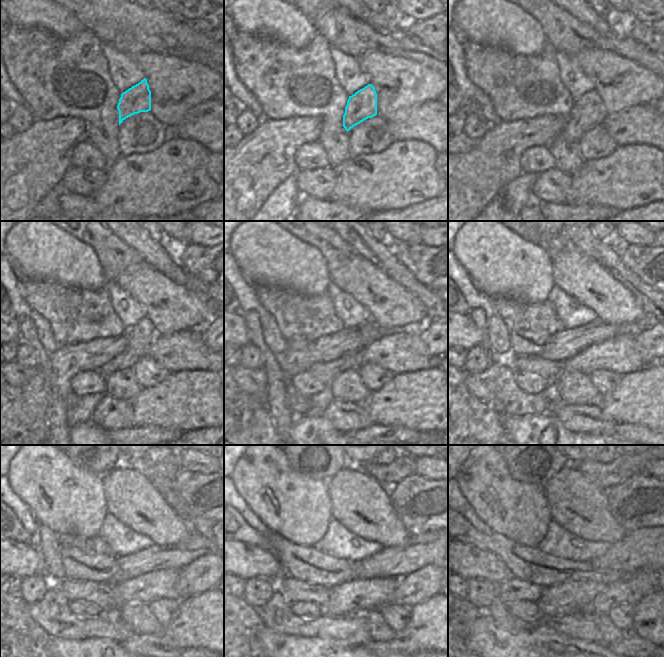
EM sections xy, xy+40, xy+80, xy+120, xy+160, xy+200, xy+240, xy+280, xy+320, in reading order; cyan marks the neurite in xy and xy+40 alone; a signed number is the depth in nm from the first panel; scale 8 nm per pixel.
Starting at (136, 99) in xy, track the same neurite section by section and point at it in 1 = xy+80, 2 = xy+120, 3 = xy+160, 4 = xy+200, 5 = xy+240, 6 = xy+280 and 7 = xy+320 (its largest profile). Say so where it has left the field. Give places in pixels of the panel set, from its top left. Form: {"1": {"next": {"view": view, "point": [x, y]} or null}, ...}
{"1": {"next": {"view": "xy+80", "point": [587, 112]}}, "2": {"next": {"view": "xy+120", "point": [140, 337]}}, "3": {"next": {"view": "xy+160", "point": [324, 371]}}, "4": {"next": {"view": "xy+200", "point": [551, 371]}}, "5": {"next": {"view": "xy+240", "point": [99, 593]}}, "6": {"next": {"view": "xy+280", "point": [292, 590]}}, "7": {"next": {"view": "xy+320", "point": [513, 589]}}}

